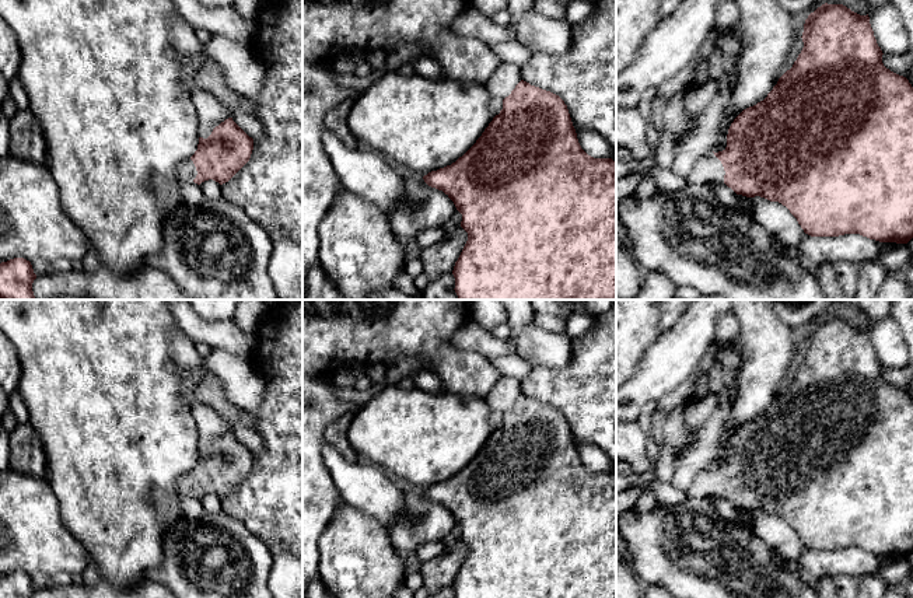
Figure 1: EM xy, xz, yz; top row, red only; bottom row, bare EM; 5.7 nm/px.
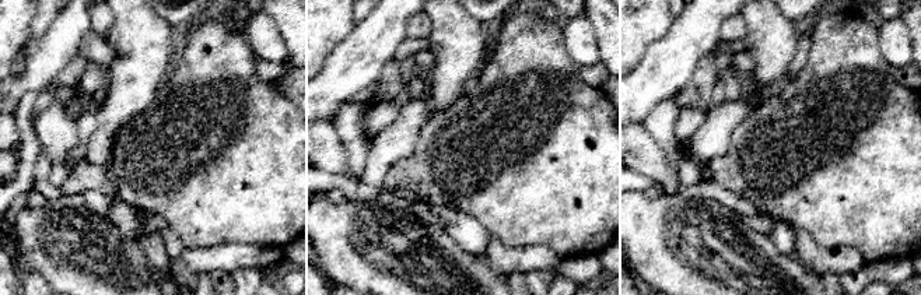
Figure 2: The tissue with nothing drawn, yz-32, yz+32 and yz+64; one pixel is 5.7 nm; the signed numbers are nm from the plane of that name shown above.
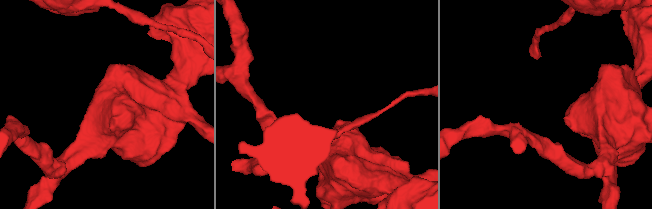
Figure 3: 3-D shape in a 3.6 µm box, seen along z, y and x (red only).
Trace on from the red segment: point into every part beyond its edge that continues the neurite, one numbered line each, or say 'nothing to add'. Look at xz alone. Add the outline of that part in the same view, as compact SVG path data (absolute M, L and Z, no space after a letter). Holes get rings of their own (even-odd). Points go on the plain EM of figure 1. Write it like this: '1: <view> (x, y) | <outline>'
1: xz (507, 390) | M501 375L499 382L485 398L486 402L496 410L504 413L511 408L515 399L522 394L520 380Z

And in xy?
1: xy (188, 485) | M189 472L179 480L179 494L189 496L193 494L197 489L193 475Z

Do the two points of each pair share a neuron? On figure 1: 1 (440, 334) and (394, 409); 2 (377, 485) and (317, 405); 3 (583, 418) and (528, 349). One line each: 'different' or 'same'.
1: different
2: different
3: different

